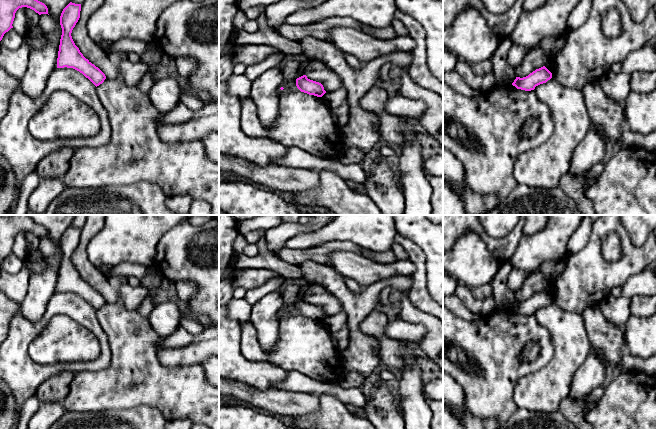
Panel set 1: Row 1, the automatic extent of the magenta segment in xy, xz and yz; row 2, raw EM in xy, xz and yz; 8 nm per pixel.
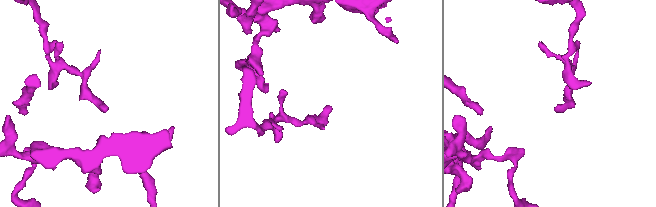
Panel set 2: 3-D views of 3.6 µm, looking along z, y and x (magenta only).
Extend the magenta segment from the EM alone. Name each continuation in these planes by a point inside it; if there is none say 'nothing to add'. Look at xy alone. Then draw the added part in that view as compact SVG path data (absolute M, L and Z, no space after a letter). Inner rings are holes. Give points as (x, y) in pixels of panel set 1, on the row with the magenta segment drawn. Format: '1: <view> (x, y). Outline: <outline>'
nothing to add

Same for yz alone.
nothing to add

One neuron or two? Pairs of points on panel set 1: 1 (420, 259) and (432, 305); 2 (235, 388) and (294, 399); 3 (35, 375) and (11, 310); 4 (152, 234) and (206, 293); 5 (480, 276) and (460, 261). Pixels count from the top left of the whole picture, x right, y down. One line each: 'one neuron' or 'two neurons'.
1: one neuron
2: one neuron
3: two neurons
4: two neurons
5: one neuron

